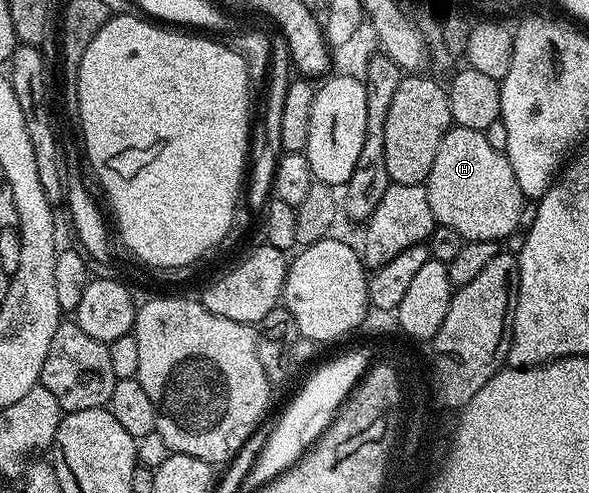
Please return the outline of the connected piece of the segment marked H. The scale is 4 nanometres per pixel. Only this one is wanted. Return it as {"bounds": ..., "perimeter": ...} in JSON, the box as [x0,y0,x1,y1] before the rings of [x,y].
{"bounds":[427,125,523,241],"perimeter":[[[456,125],[450,127],[443,141],[439,141],[439,153],[435,153],[435,161],[431,165],[427,190],[434,220],[440,226],[455,229],[455,233],[459,233],[466,241],[491,241],[492,239],[504,241],[513,230],[522,226],[523,196],[519,189],[519,181],[515,181],[515,173],[504,151],[496,151],[488,143],[484,131]]]}

